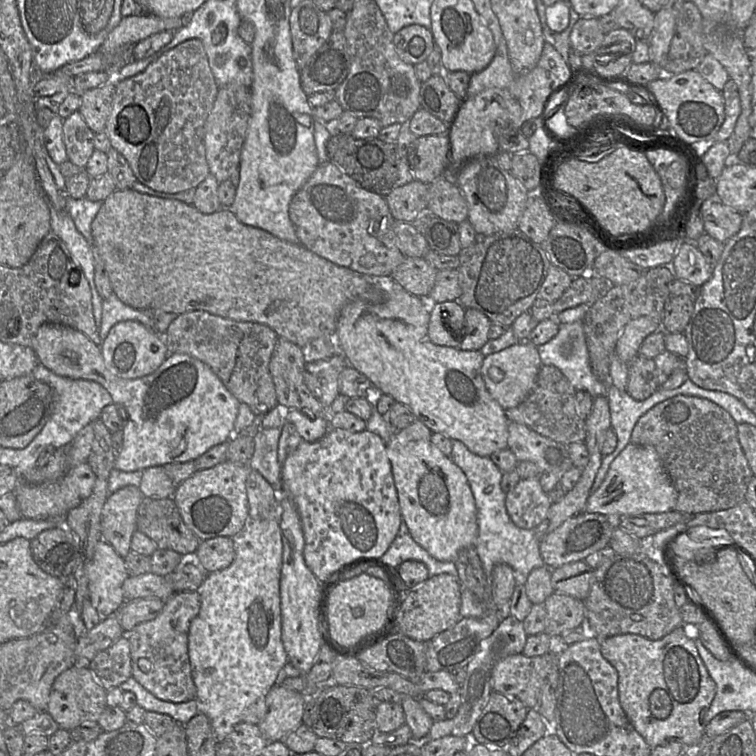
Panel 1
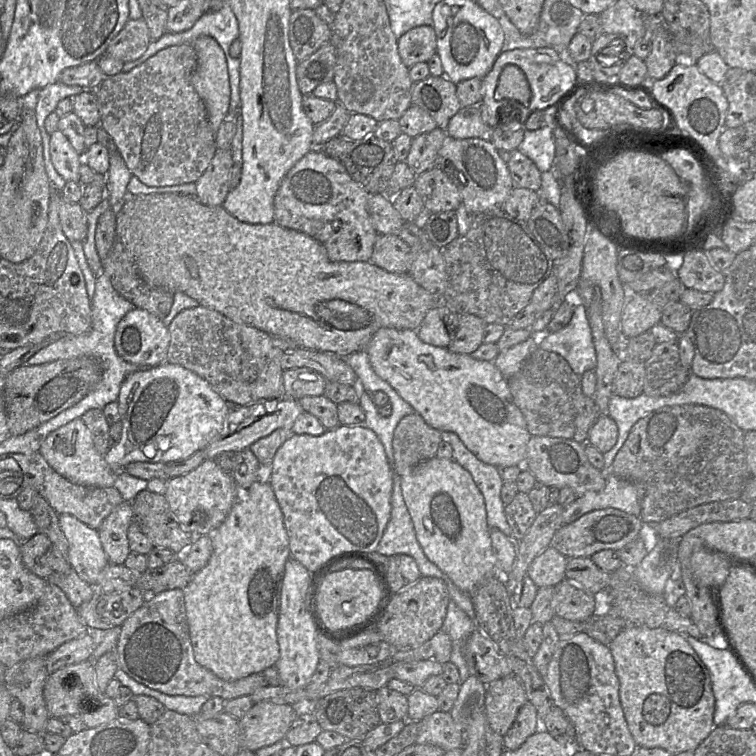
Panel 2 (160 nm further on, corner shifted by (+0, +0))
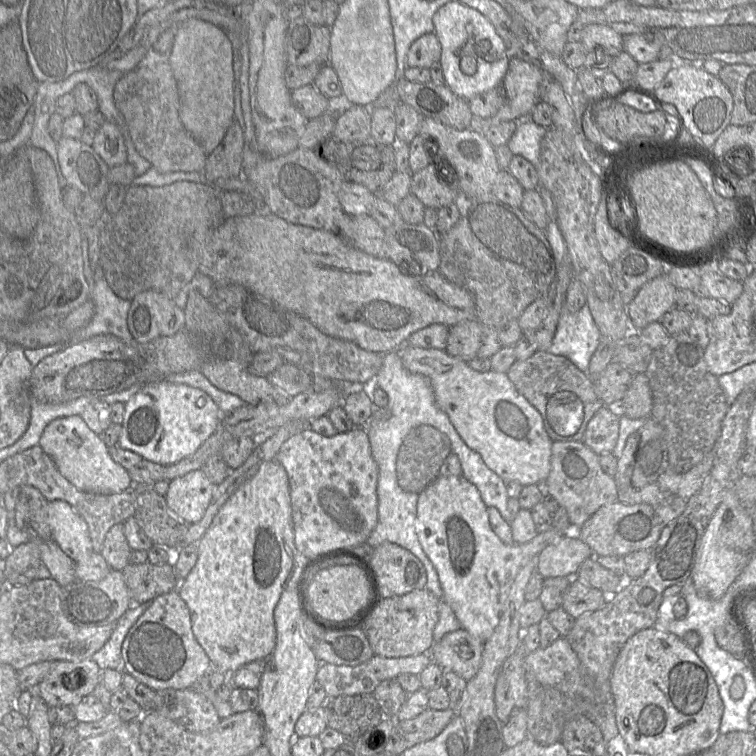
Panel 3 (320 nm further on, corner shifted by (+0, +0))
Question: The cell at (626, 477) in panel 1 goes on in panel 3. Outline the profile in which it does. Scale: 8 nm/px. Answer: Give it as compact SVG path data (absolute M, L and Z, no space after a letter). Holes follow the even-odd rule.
M463 475L438 476L418 494L416 533L419 542L437 570L446 603L452 608L462 628L482 642L486 642L500 622L504 603L520 569L548 545L559 541L566 532L551 528L525 544L506 544L493 531L487 511L477 487Z

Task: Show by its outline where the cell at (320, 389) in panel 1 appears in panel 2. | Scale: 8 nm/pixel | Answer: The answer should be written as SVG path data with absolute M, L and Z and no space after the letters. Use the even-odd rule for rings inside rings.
M300 367L283 371L282 383L285 397L299 400L305 396L324 395L327 380L311 368Z

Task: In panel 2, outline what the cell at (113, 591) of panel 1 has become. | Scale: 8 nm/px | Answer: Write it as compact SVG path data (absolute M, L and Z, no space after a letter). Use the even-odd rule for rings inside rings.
M69 514L59 515L59 527L68 542L68 559L79 577L95 587L101 571L109 564L97 529Z

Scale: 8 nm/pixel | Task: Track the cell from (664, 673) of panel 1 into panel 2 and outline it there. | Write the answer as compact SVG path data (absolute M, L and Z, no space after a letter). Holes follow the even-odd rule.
M628 626L607 646L619 681L619 699L629 731L638 747L662 748L673 754L694 751L715 728L715 697L707 668L686 639L676 632Z

